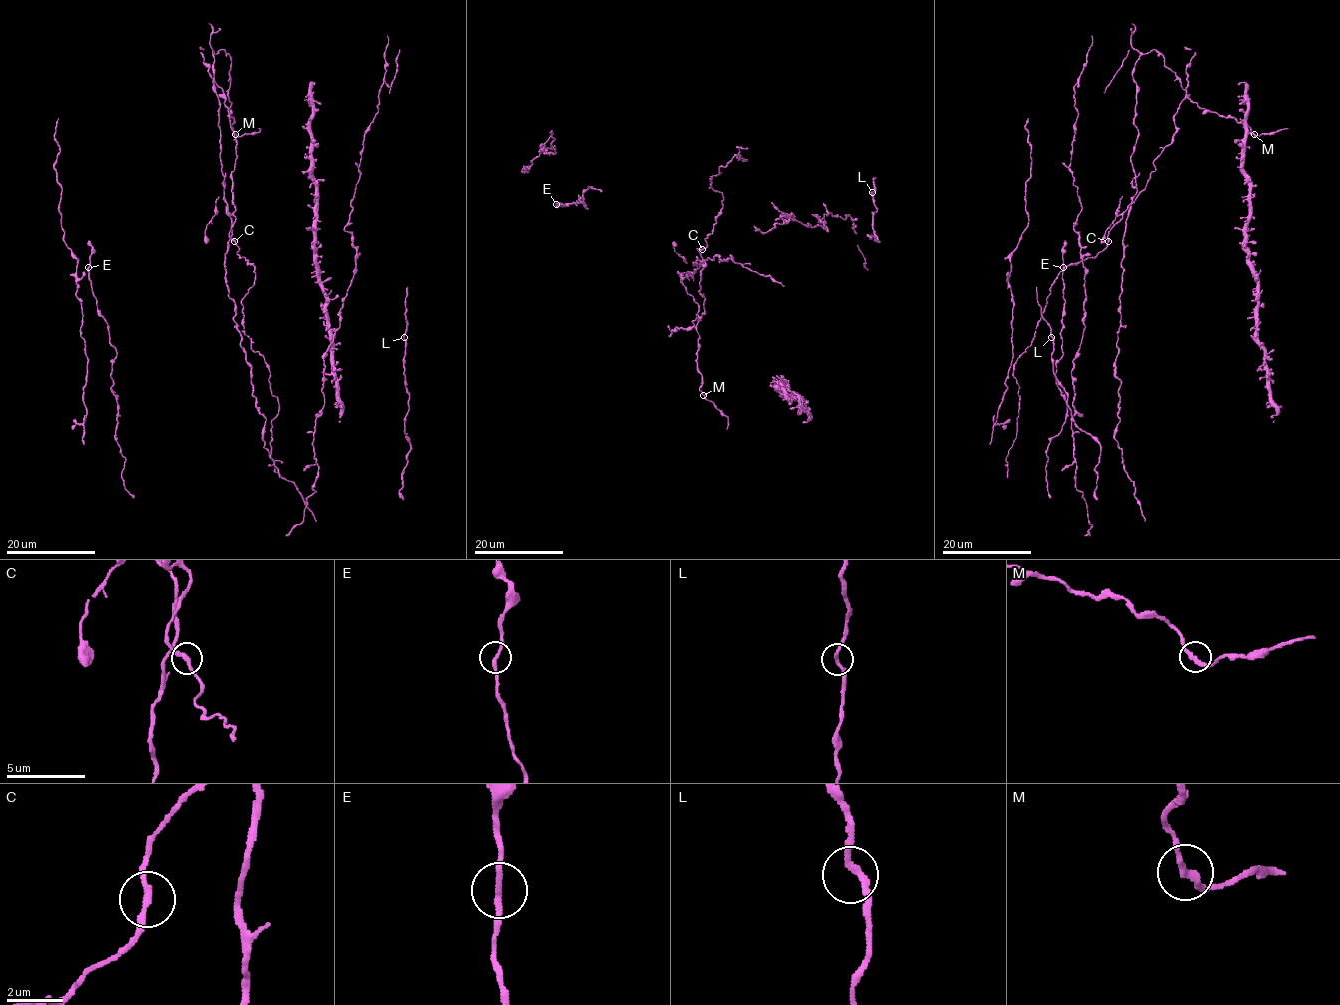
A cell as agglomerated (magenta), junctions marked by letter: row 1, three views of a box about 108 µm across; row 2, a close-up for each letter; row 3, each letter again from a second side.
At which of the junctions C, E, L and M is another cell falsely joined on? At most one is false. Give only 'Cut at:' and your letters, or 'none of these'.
Cut at: none of these

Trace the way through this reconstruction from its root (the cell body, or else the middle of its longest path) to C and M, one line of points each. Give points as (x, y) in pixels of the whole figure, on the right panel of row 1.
C: (1118, 298), (1125, 221), (1136, 193), (1133, 68), (1154, 49), (1186, 96), (1174, 116), (1173, 141), (1108, 241)
M: (1118, 298), (1136, 193), (1139, 57), (1159, 52), (1193, 102), (1254, 134)

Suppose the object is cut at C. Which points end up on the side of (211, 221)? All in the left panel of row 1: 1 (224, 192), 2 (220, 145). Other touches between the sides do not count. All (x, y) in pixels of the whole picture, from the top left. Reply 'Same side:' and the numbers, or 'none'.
Same side: 1, 2

